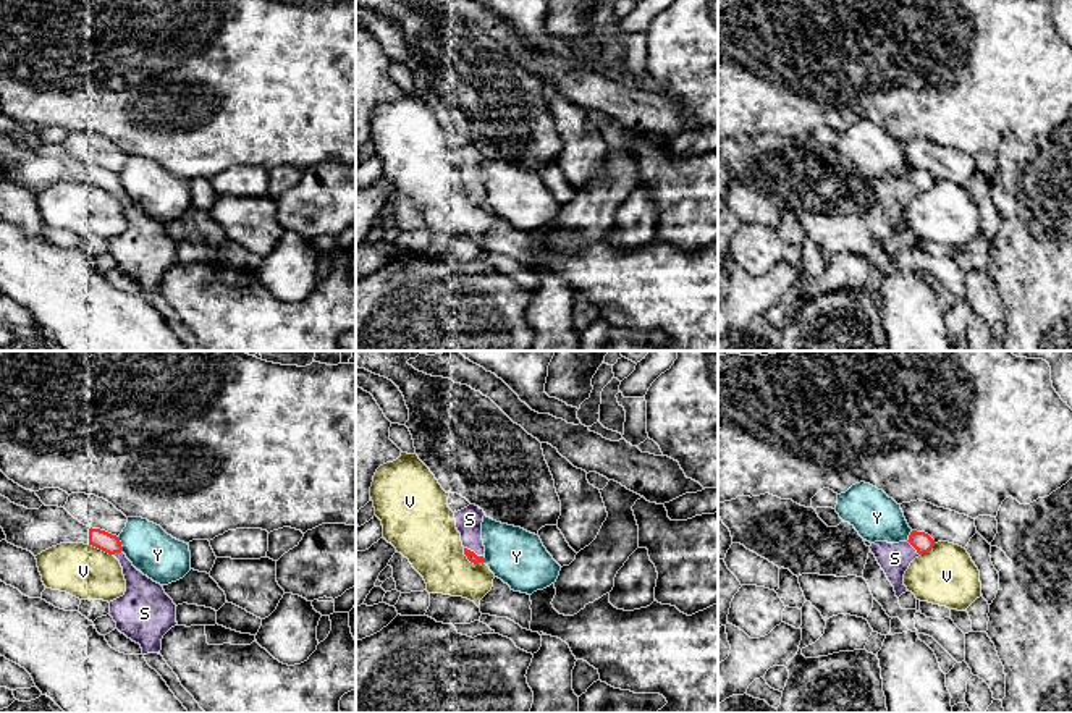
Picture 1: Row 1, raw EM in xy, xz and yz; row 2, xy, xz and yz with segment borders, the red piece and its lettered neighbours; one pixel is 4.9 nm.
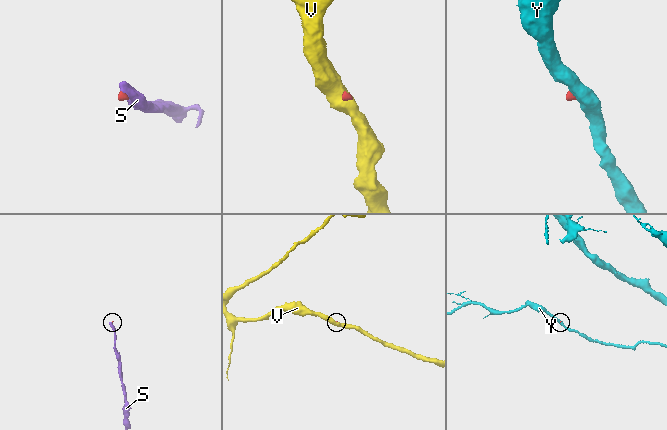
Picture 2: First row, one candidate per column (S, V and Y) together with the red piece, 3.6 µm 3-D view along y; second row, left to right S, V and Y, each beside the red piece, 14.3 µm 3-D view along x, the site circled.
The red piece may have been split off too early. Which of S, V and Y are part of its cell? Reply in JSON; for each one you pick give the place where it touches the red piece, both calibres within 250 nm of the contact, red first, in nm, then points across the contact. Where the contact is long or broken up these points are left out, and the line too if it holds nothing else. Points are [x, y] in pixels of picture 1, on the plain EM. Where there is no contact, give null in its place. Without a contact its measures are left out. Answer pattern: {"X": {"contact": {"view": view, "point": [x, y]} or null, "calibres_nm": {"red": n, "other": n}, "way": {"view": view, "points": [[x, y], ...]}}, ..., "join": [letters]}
{"S": {"contact": {"view": "xz", "point": [472, 189]}, "calibres_nm": {"red": 50, "other": 130}}, "join": ["S"]}

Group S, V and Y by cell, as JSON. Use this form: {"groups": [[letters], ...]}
{"groups": [["S"], ["V"], ["Y"]]}

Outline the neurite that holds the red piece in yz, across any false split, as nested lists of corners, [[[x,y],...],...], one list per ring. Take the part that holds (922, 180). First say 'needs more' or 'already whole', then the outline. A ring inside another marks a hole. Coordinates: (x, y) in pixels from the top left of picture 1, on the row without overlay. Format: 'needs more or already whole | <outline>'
needs more | [[[912,168],[907,179],[875,179],[870,188],[899,236],[902,231],[909,230],[904,223],[904,212],[910,200],[920,192],[931,189],[933,184],[935,178],[928,171]]]

